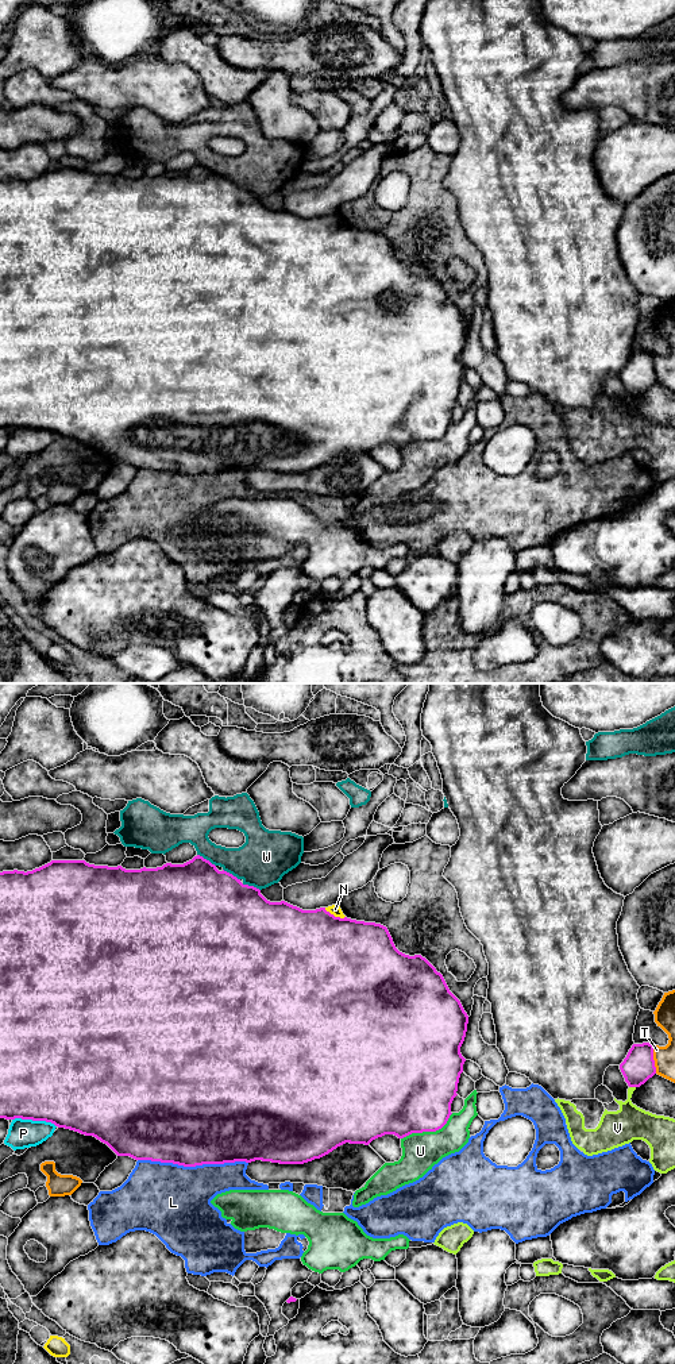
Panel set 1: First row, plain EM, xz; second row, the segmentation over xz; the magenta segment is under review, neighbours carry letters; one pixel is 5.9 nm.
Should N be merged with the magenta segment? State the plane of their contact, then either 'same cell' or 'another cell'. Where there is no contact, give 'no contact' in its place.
meets magenta in xz; another cell

